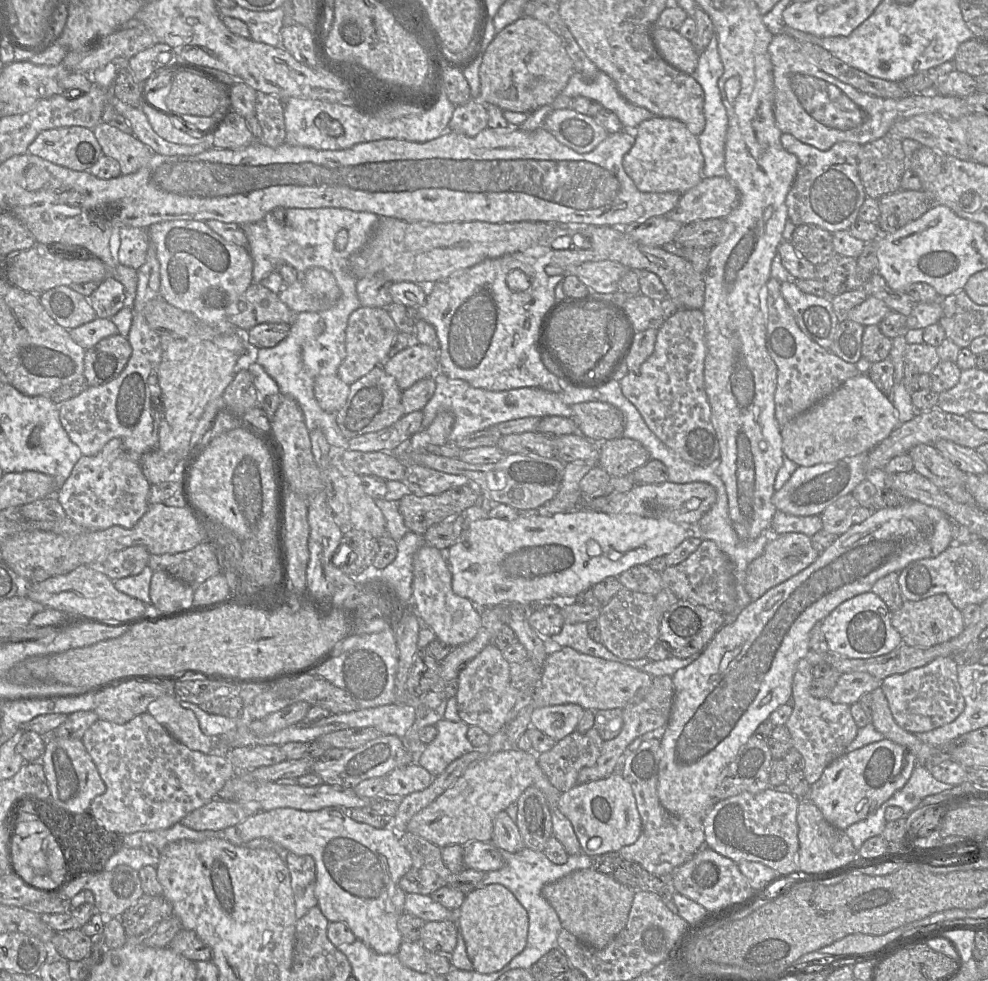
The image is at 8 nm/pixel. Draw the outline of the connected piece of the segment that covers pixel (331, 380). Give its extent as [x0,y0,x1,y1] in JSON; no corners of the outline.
[314,375,350,414]

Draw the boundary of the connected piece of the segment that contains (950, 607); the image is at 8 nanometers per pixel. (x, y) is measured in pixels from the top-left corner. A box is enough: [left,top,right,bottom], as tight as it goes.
[891,594,965,647]

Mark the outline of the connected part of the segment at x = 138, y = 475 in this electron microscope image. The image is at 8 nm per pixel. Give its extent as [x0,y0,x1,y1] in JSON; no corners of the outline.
[58,439,150,531]

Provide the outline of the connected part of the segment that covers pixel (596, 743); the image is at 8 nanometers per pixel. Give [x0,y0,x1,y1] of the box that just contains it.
[538,727,603,792]

